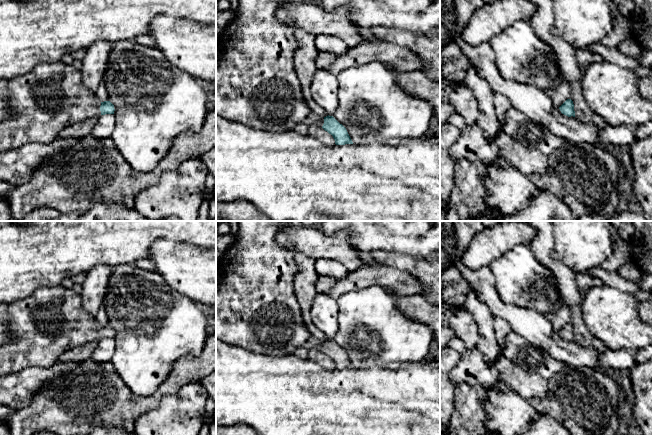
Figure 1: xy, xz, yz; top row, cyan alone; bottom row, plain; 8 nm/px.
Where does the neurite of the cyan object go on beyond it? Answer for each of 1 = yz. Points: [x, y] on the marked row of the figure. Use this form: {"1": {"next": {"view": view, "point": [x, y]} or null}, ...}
{"1": {"next": null}}

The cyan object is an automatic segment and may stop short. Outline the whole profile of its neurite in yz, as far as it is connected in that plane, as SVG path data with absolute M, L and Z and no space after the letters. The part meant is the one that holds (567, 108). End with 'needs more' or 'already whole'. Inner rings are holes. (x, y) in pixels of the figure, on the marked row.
M567 99L560 107L560 111L562 114L568 116L568 117L575 117L575 111L574 111L574 104L571 99Z | already whole

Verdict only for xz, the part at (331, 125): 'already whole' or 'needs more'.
needs more

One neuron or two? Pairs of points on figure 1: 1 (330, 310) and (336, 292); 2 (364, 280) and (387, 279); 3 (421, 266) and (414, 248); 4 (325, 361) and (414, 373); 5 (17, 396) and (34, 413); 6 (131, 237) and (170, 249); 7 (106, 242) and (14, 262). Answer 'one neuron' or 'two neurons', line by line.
1: two neurons
2: one neuron
3: two neurons
4: two neurons
5: two neurons
6: two neurons
7: one neuron

